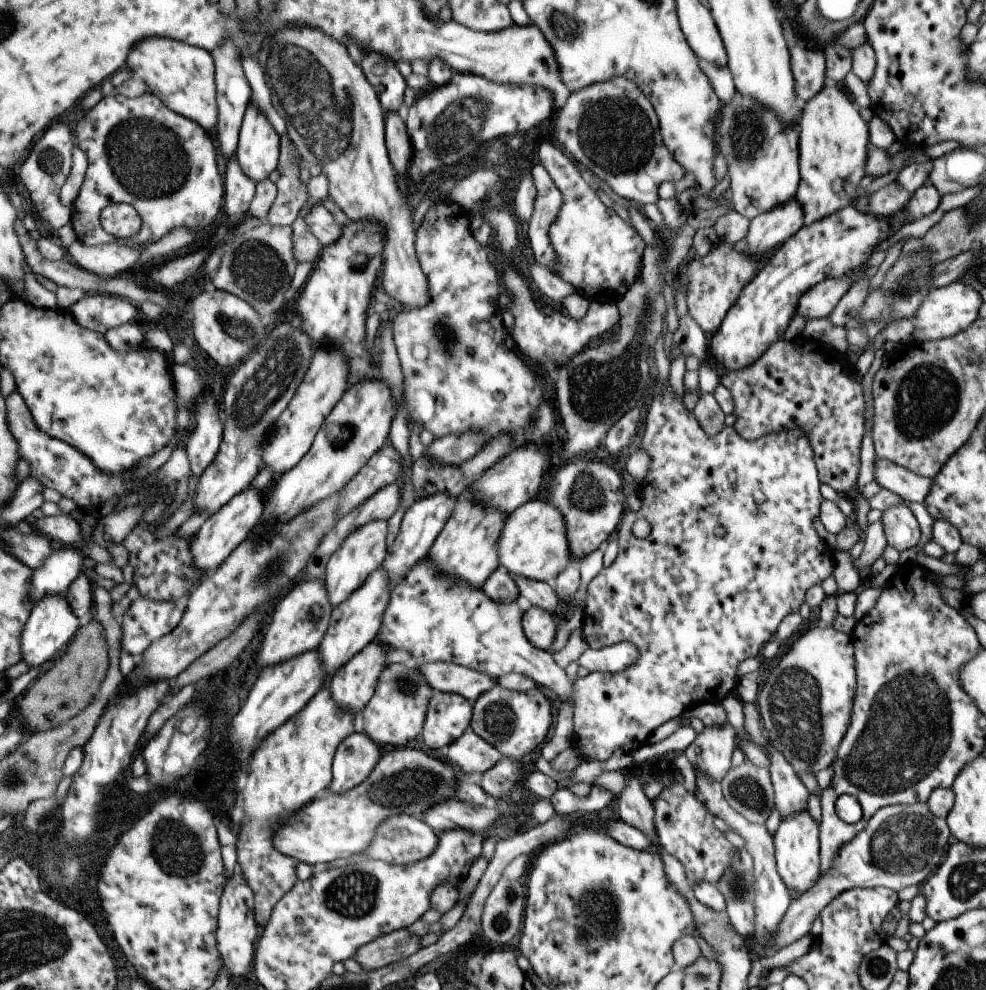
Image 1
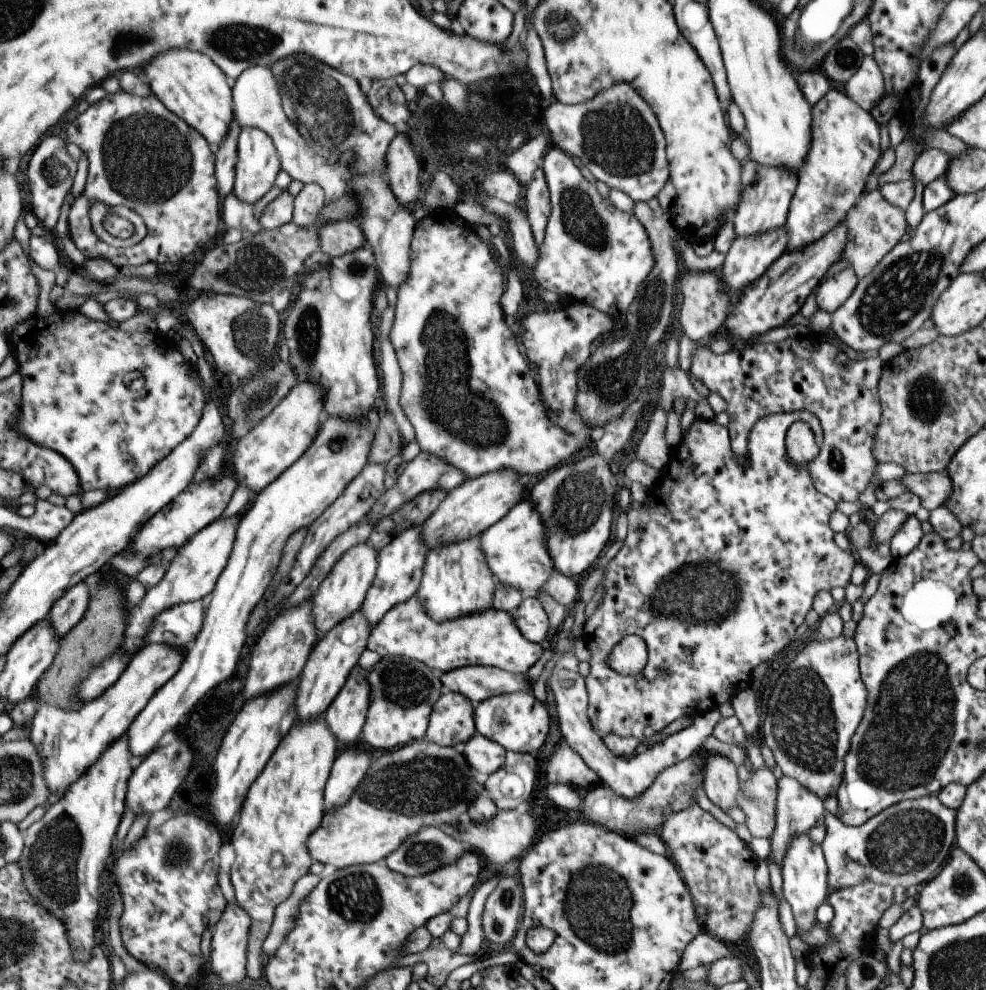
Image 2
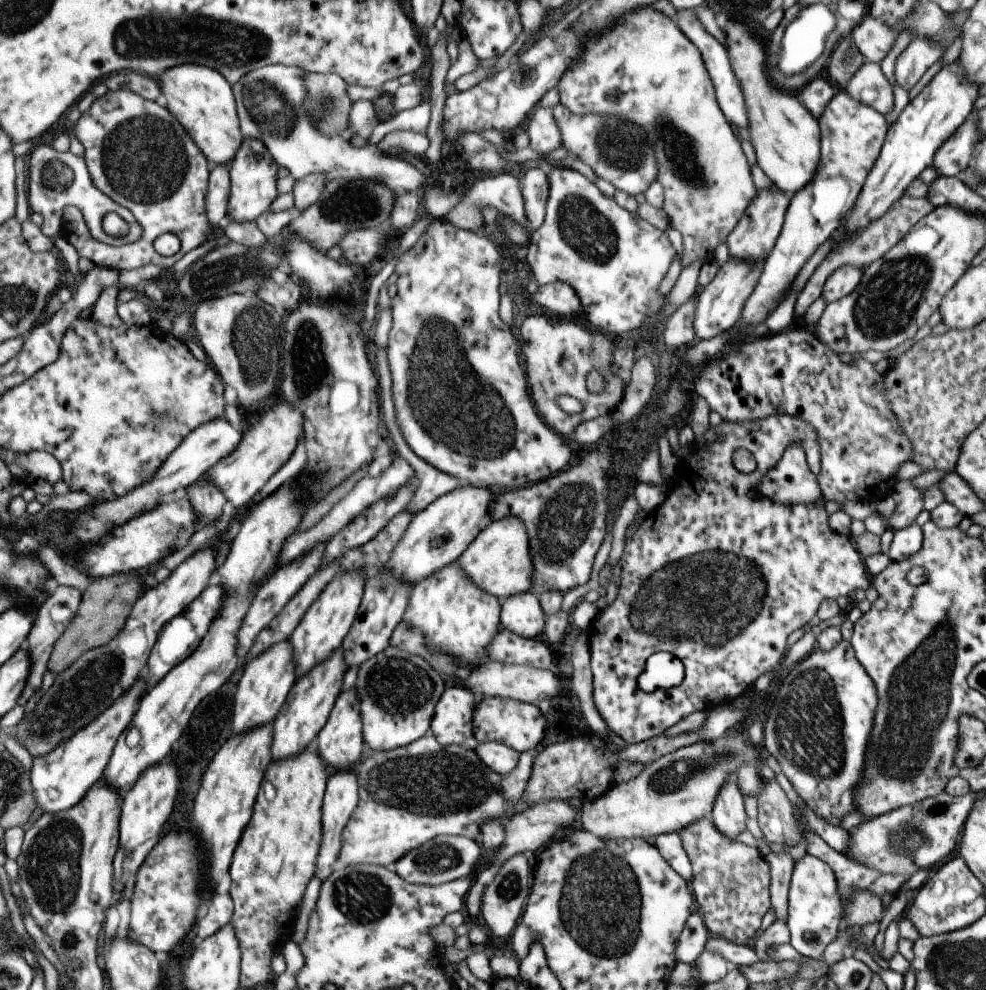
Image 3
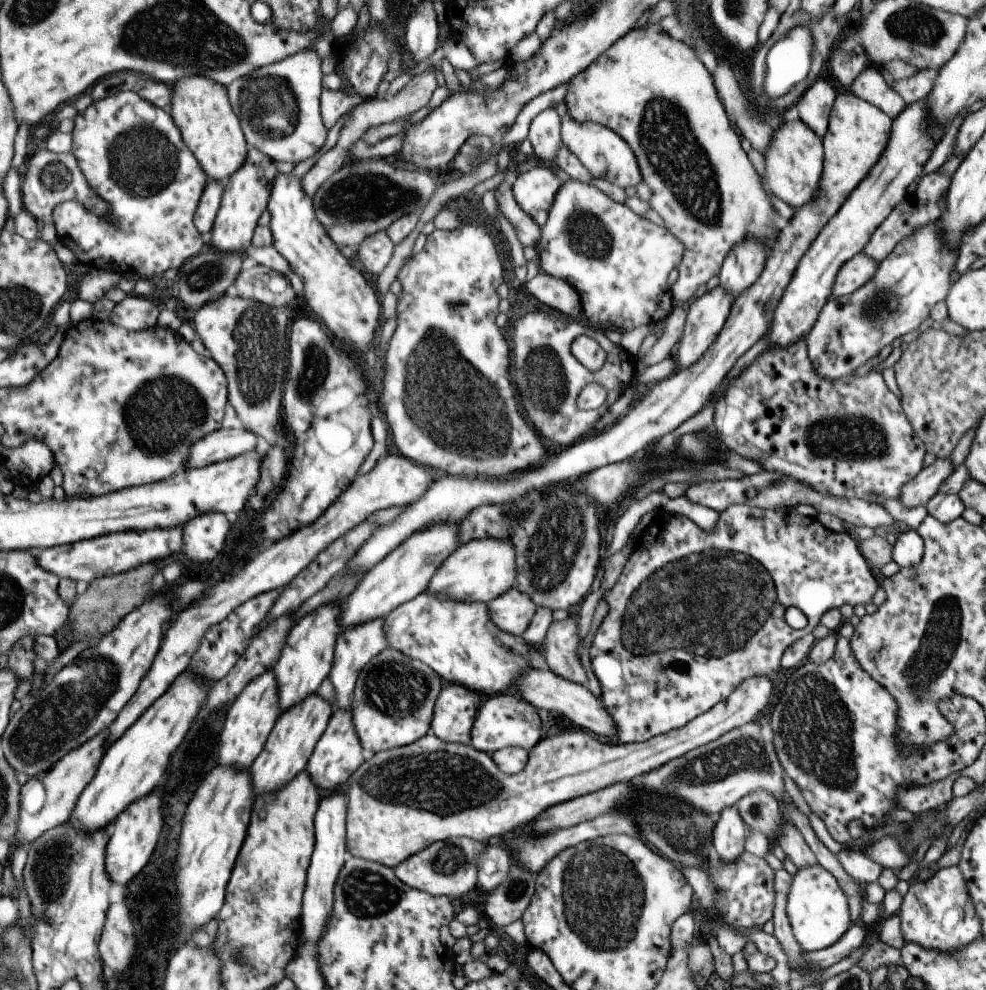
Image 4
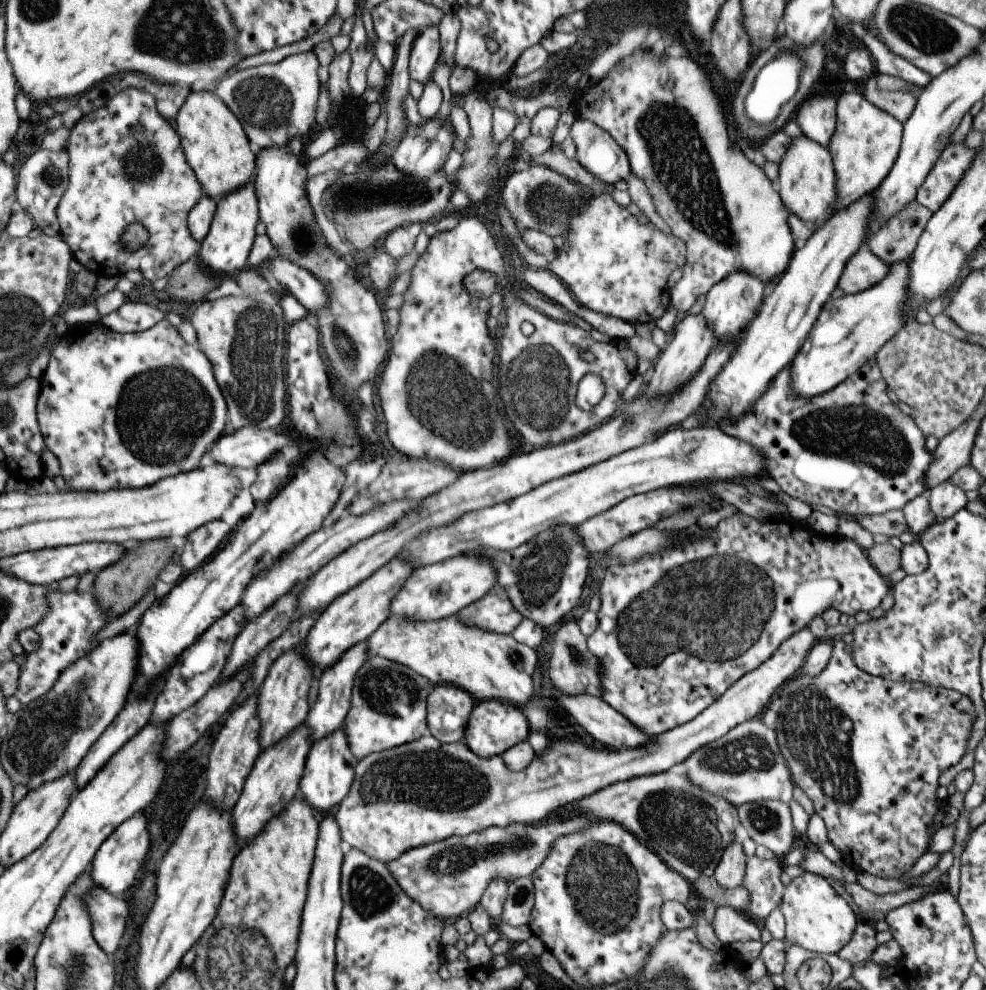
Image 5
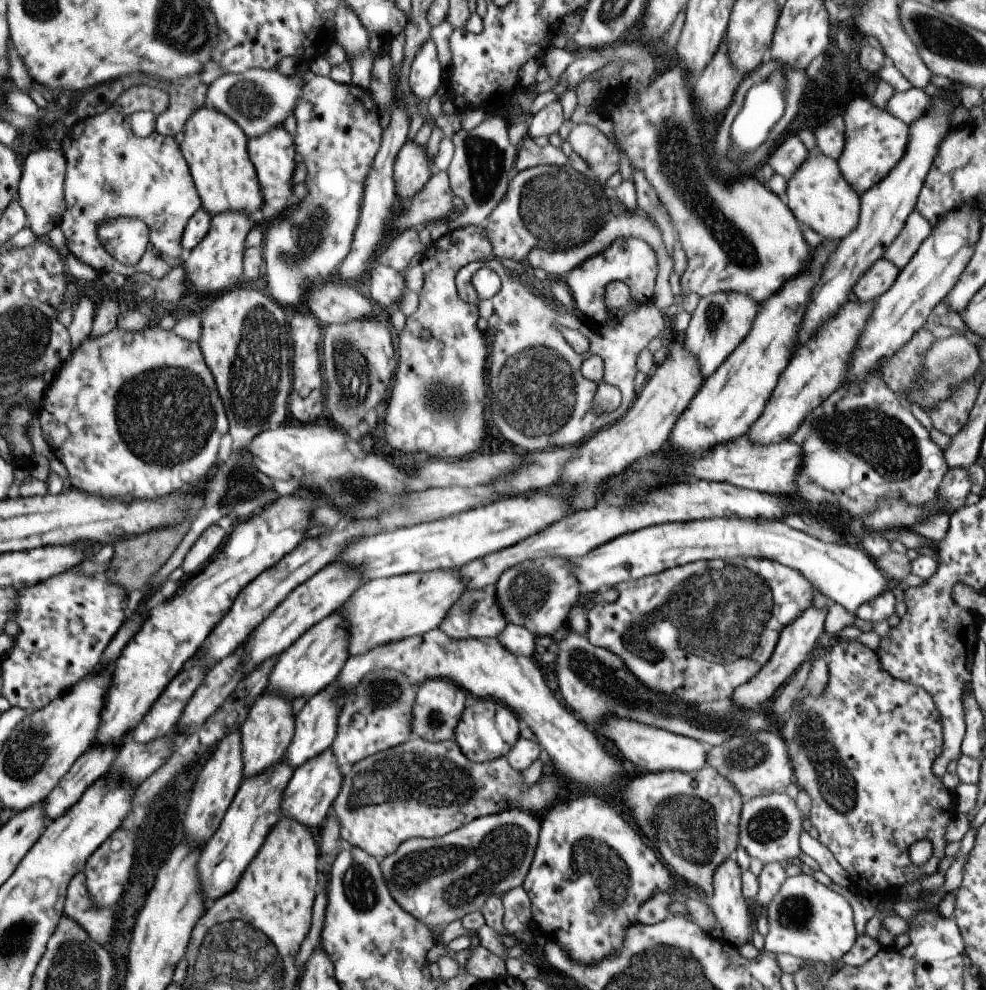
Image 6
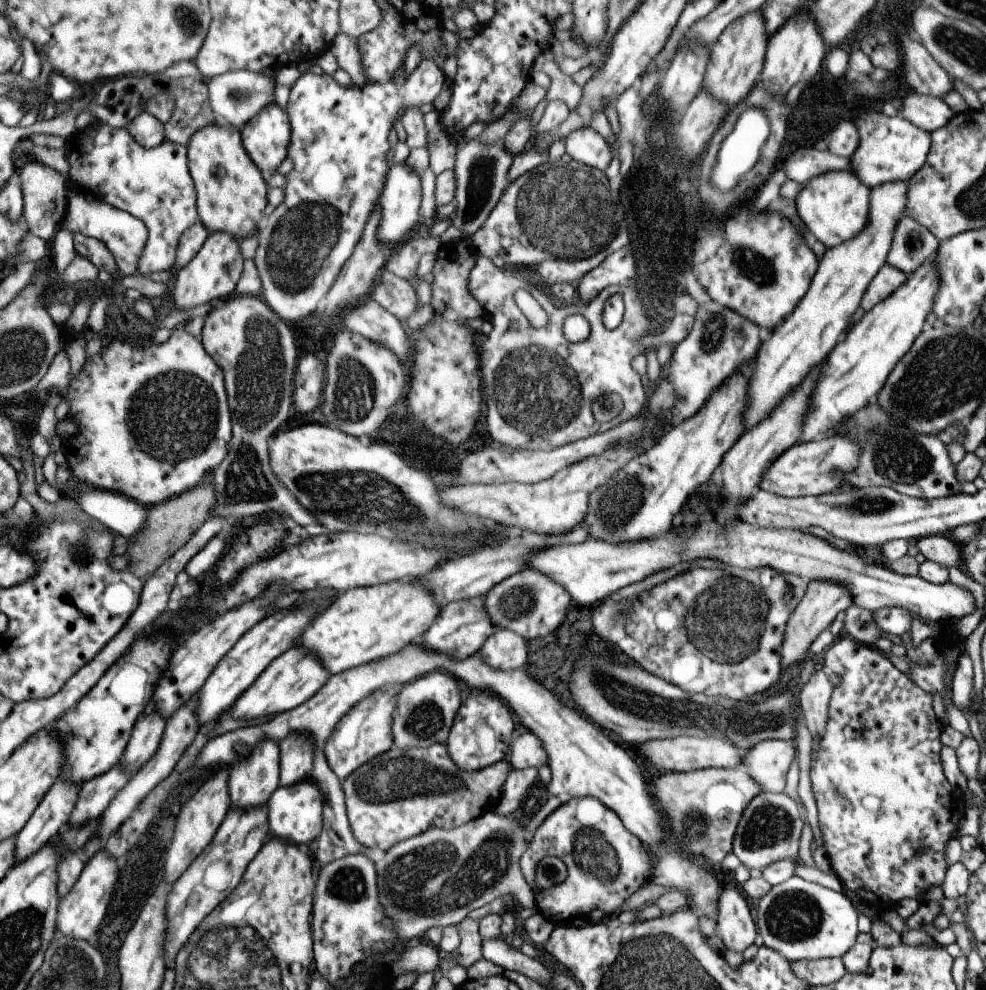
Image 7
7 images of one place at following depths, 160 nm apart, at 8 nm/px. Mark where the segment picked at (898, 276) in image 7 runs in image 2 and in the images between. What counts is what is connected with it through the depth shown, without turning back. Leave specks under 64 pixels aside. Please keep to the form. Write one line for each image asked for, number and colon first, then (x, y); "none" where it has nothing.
2: (829, 294)
3: (842, 281)
4: (852, 274)
5: (863, 269)
6: (880, 275)

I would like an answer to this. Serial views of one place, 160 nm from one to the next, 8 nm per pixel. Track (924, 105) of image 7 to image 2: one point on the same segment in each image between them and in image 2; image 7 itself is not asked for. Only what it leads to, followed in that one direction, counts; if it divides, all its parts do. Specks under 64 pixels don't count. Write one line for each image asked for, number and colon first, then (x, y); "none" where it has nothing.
2: (866, 87)
3: (868, 85)
4: (868, 85)
5: (899, 105)
6: (909, 105)

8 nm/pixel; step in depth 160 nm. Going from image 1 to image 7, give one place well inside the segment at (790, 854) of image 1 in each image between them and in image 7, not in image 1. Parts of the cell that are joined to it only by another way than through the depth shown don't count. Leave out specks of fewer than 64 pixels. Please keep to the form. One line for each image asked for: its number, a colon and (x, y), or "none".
2: (803, 871)
3: (814, 914)
4: (816, 908)
5: (817, 919)
6: (806, 919)
7: (801, 921)

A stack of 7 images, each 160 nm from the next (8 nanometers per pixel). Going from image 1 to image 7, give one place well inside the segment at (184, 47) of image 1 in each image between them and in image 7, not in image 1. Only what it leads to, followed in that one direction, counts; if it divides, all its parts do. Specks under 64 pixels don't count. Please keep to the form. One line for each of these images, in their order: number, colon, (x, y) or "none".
2: (188, 82)
3: (201, 98)
4: (202, 108)
5: (215, 141)
6: (216, 147)
7: (232, 190)

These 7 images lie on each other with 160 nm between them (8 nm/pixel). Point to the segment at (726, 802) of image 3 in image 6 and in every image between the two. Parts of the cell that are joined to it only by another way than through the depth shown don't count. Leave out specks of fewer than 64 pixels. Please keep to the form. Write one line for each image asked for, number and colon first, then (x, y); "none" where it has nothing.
4: (728, 835)
5: (729, 871)
6: (726, 901)

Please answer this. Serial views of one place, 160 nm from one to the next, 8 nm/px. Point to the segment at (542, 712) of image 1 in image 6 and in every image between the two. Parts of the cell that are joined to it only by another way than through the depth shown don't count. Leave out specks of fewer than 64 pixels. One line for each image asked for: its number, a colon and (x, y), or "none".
2: (518, 722)
3: (520, 726)
4: (502, 720)
5: (493, 726)
6: (486, 730)

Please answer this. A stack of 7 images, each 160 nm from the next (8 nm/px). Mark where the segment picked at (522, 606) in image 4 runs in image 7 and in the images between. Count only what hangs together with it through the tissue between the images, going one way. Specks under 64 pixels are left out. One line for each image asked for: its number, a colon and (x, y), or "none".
5: (493, 612)
6: (475, 613)
7: (461, 627)

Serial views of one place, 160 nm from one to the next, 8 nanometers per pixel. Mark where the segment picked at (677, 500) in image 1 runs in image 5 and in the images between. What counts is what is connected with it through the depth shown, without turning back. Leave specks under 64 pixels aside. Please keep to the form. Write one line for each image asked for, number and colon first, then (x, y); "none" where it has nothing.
2: (715, 573)
3: (717, 576)
4: (693, 613)
5: (675, 629)

